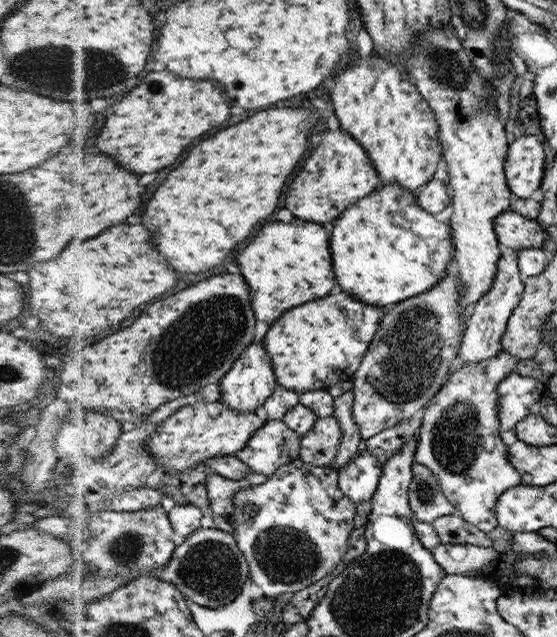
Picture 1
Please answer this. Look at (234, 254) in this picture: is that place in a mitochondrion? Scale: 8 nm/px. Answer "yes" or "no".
no

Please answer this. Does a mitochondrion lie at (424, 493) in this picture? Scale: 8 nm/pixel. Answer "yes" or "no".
yes

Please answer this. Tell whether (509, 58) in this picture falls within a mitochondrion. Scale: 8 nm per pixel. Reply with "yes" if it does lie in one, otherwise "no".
no

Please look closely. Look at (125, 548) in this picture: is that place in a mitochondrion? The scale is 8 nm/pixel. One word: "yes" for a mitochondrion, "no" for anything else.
yes

